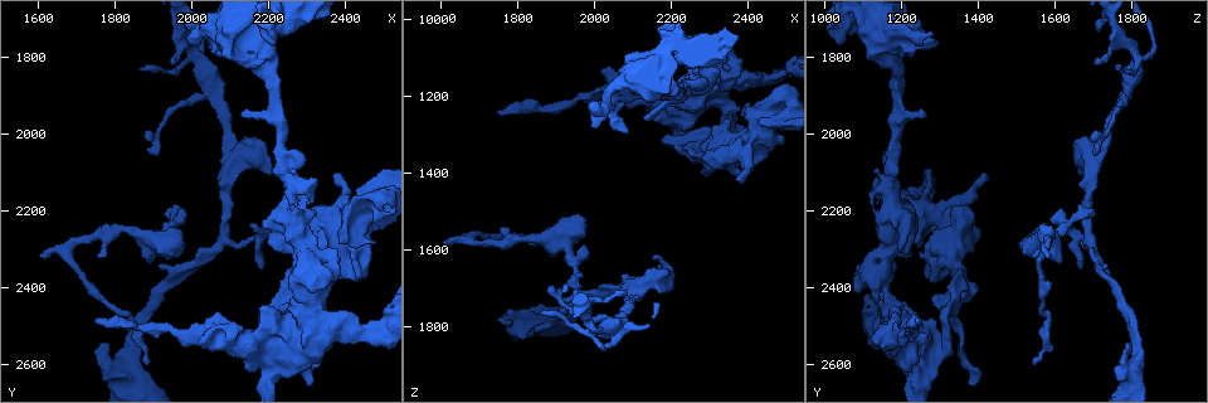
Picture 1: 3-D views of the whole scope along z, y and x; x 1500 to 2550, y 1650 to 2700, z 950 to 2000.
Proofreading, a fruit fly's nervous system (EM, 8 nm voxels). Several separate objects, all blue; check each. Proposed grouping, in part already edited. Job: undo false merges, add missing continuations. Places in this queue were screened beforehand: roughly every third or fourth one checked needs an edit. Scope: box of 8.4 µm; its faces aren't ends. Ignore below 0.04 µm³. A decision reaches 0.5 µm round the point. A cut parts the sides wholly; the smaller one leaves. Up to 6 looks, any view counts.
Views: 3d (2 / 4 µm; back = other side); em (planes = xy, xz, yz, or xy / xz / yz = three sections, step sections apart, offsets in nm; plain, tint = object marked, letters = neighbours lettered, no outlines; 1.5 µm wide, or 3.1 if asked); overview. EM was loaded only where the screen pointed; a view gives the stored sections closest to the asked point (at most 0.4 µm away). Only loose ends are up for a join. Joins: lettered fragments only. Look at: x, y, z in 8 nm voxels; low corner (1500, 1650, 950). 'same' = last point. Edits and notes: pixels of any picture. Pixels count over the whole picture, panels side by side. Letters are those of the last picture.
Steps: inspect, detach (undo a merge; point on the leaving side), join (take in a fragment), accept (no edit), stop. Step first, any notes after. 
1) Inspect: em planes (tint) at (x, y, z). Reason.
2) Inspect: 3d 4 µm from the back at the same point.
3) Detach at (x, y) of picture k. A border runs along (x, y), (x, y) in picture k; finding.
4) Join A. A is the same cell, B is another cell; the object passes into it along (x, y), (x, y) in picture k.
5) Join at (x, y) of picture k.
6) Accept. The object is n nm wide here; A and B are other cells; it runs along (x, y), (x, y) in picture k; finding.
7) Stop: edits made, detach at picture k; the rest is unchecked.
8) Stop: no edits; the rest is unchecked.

Inspect: em yz step 4 (letters) at (2085, 1725, 1710). Free end.

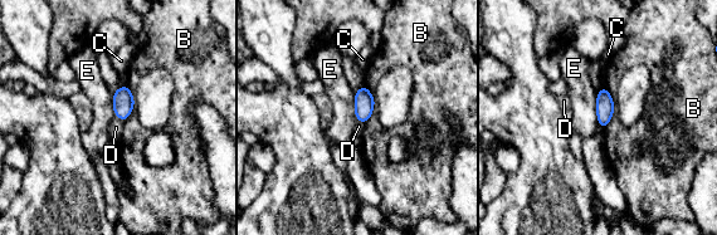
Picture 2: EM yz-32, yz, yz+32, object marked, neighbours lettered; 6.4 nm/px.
Accept. B, C, D and E are other cells; a border runs along (133, 106), (123, 121) in picture 2; none of them fits.

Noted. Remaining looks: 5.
Inspect: 3d 2 µm from the back at (2280, 1725, 1080). Branch stops here.

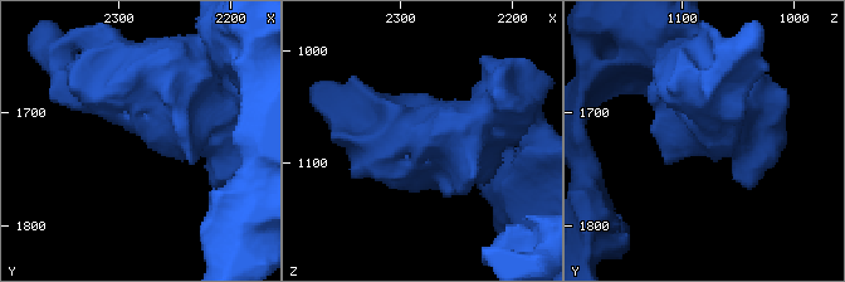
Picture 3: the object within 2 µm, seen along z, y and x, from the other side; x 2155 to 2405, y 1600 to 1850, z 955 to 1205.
Inspect: em planes (letters) at (2284, 1720, 1086).

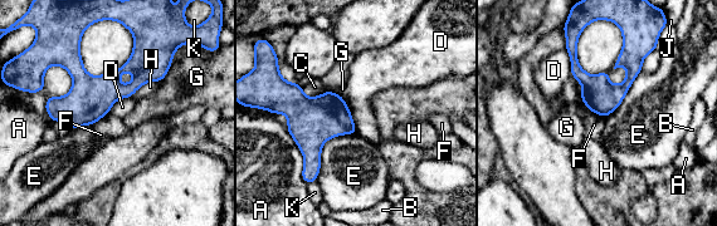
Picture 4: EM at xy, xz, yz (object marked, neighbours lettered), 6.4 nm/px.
Accept. The longest contact is with E, 400 nm; A, B, C, D, E, F, G, H, J and K are other cells; it runs along (172, 47), (128, 89), (53, 113) in picture 4; none of them fits.

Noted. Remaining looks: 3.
Inspect: 3d 2 µm at (2495, 2245, 1310). Stops while still wide.

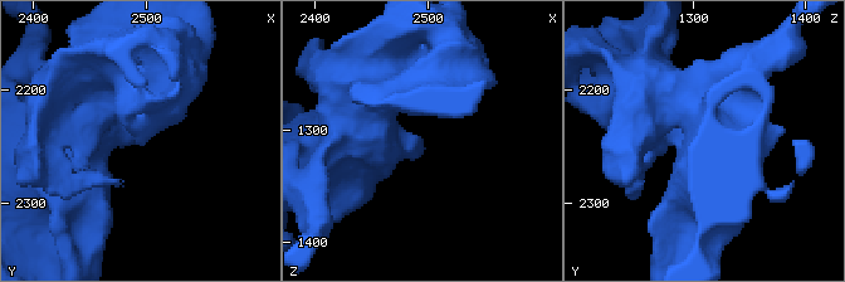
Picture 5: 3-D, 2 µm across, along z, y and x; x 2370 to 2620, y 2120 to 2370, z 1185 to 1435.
Inspect: em yz step 4 (tint) at the same point. Need the tissue.

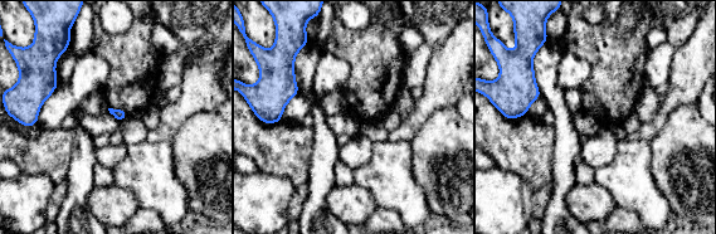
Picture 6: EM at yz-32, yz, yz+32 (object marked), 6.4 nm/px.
Inspect: em planes (letters) at the same point. Cut it another way.

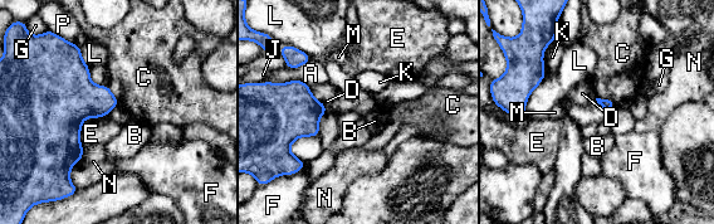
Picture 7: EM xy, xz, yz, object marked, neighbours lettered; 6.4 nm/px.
Accept. The longest contact is with L, 280 nm; A, B, C, D, E, F, G, J, K, L, M, N and P are other cells; no lettered fragment goes on from it.

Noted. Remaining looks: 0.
Stop: no edits; the rest is unchecked.

